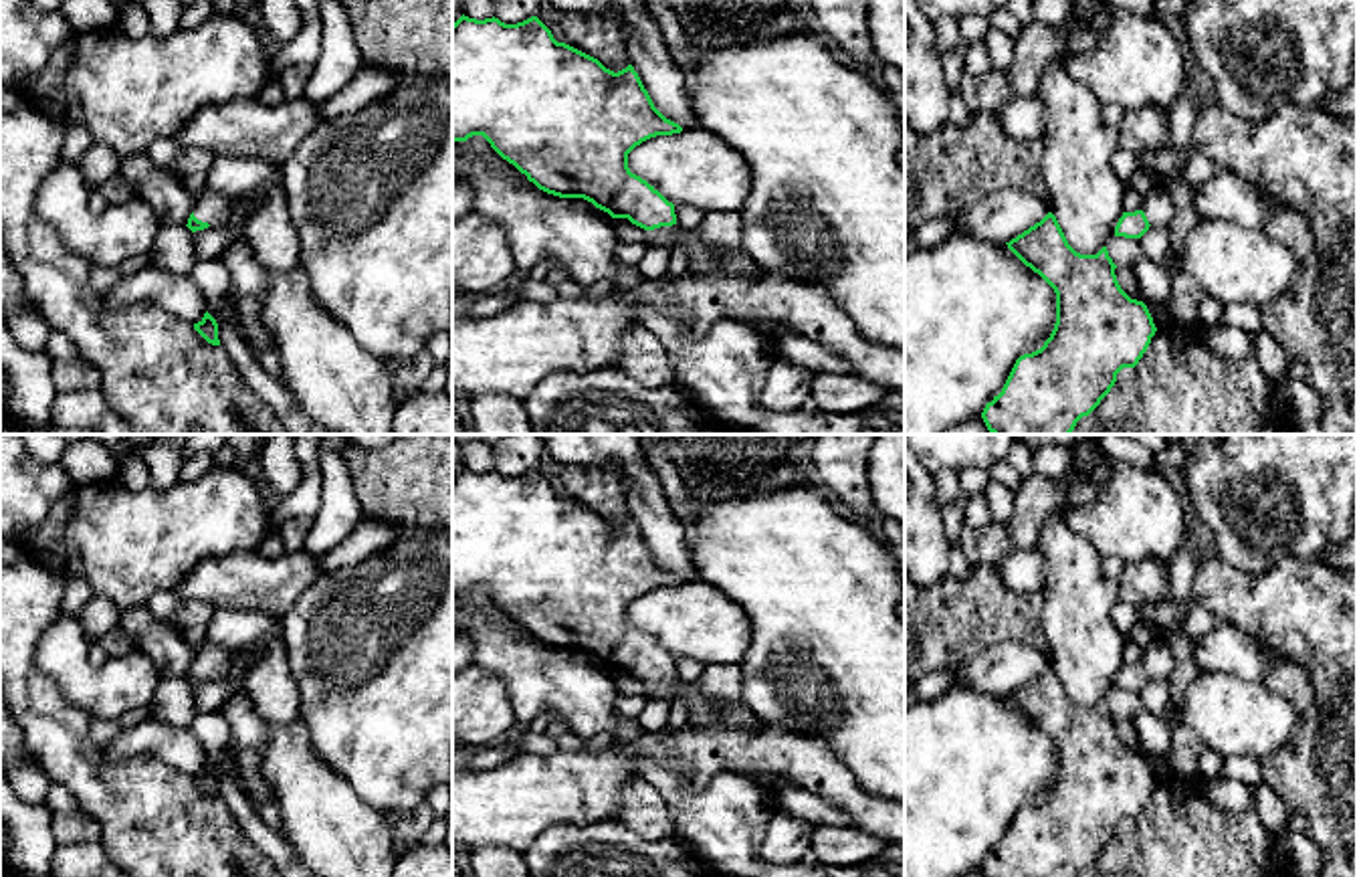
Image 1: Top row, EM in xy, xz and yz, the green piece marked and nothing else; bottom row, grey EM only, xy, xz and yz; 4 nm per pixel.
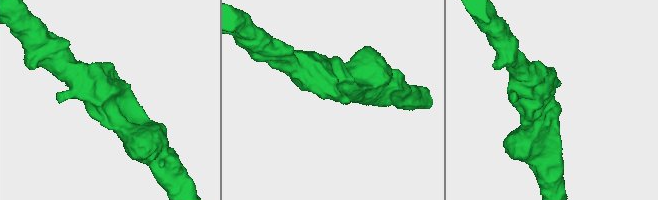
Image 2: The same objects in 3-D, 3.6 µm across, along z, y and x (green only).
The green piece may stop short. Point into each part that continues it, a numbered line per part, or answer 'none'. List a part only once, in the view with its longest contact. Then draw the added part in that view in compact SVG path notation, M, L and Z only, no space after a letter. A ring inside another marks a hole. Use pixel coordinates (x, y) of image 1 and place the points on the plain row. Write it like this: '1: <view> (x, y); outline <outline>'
1: xz (701, 710); outline M678 677L650 683L650 697L660 701L685 701L689 705L689 723L727 725L733 729L757 727L755 713L741 705L717 707L701 683L689 683Z

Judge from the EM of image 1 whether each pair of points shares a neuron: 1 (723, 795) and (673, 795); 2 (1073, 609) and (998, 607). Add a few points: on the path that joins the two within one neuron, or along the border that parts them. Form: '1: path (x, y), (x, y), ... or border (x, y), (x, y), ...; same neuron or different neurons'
1: path (711, 799), (685, 799); same neuron
2: border (1040, 591), (1042, 633), (1051, 649); different neurons

